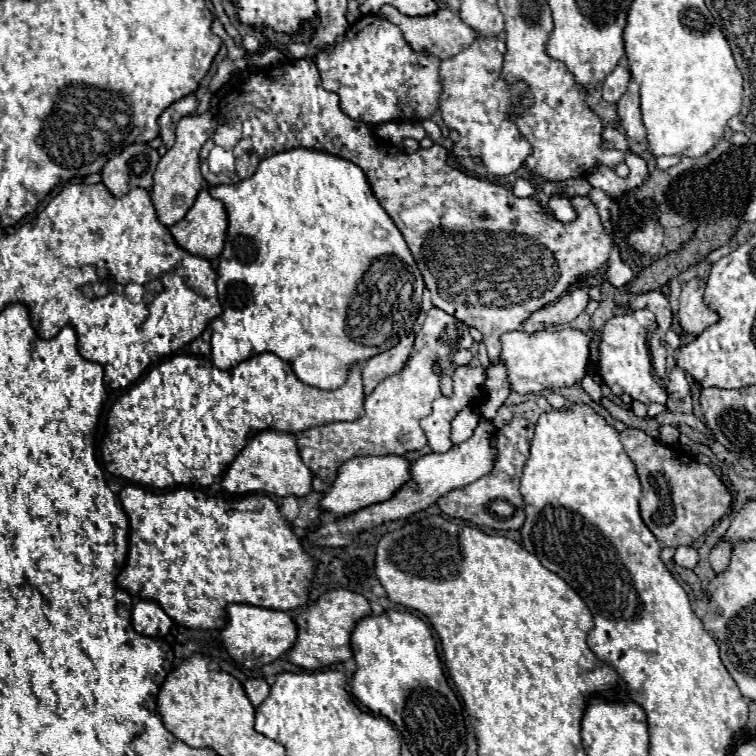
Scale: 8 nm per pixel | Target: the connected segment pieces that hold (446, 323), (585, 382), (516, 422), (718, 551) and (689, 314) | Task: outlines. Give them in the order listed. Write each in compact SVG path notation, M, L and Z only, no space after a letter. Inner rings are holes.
M432 307L426 313L426 321L422 325L422 331L416 335L410 359L406 361L404 369L396 375L386 377L364 401L364 417L348 423L348 421L332 421L332 423L324 423L318 427L310 427L302 433L298 433L298 447L300 447L300 455L302 461L310 467L310 471L314 475L320 475L324 481L332 483L336 477L338 467L352 459L352 457L360 457L360 455L406 455L410 451L420 451L426 445L426 435L420 429L420 419L432 413L432 403L442 395L440 393L440 381L442 377L448 373L448 369L452 369L452 353L458 349L470 349L474 343L474 339L470 337L470 327L462 321L458 321L456 317L444 313L438 307ZM434 363L440 365L440 373L434 371Z
M588 375L588 377L584 377L582 379L582 387L586 389L586 393L592 397L592 399L596 399L596 401L600 401L600 399L604 399L604 395L602 395L602 391L600 391L600 387L592 381L592 377Z
M514 417L496 435L494 447L498 453L496 453L492 471L478 481L474 481L466 487L454 489L448 495L440 497L438 507L450 517L464 519L478 527L490 527L496 531L520 529L520 525L524 525L524 497L520 495L518 485L520 485L520 477L522 477L524 461L528 457L532 437L534 437L534 423L530 423L528 419L522 419L522 417Z
M726 541L712 547L710 565L712 565L714 573L724 573L724 569L728 569L728 557L730 555L732 555L732 549L730 549L730 543L726 543Z
M700 279L688 281L680 295L678 321L682 329L694 337L698 337L708 325L718 321L718 315L702 303L702 295L704 295L704 283Z

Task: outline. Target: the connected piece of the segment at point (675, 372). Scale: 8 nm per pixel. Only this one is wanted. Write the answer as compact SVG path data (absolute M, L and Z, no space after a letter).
M678 365L668 373L668 379L670 379L670 383L668 383L668 393L670 393L670 397L674 397L674 399L684 399L684 397L690 393L688 377L686 377L686 373L684 373Z

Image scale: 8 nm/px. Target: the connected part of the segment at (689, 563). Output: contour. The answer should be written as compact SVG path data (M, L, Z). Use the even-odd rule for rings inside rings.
M678 547L678 549L676 549L676 555L674 555L674 561L676 561L680 567L694 569L696 563L698 563L698 553L696 553L694 547Z

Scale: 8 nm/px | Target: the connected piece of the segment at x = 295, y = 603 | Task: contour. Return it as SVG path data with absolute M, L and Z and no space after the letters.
M128 485L120 491L120 503L130 523L130 545L126 565L116 577L116 585L132 597L140 595L140 599L156 601L178 625L190 629L220 629L224 625L224 609L230 603L290 611L308 601L314 561L302 549L290 523L280 515L268 495L224 499L188 487L146 491L138 485Z

